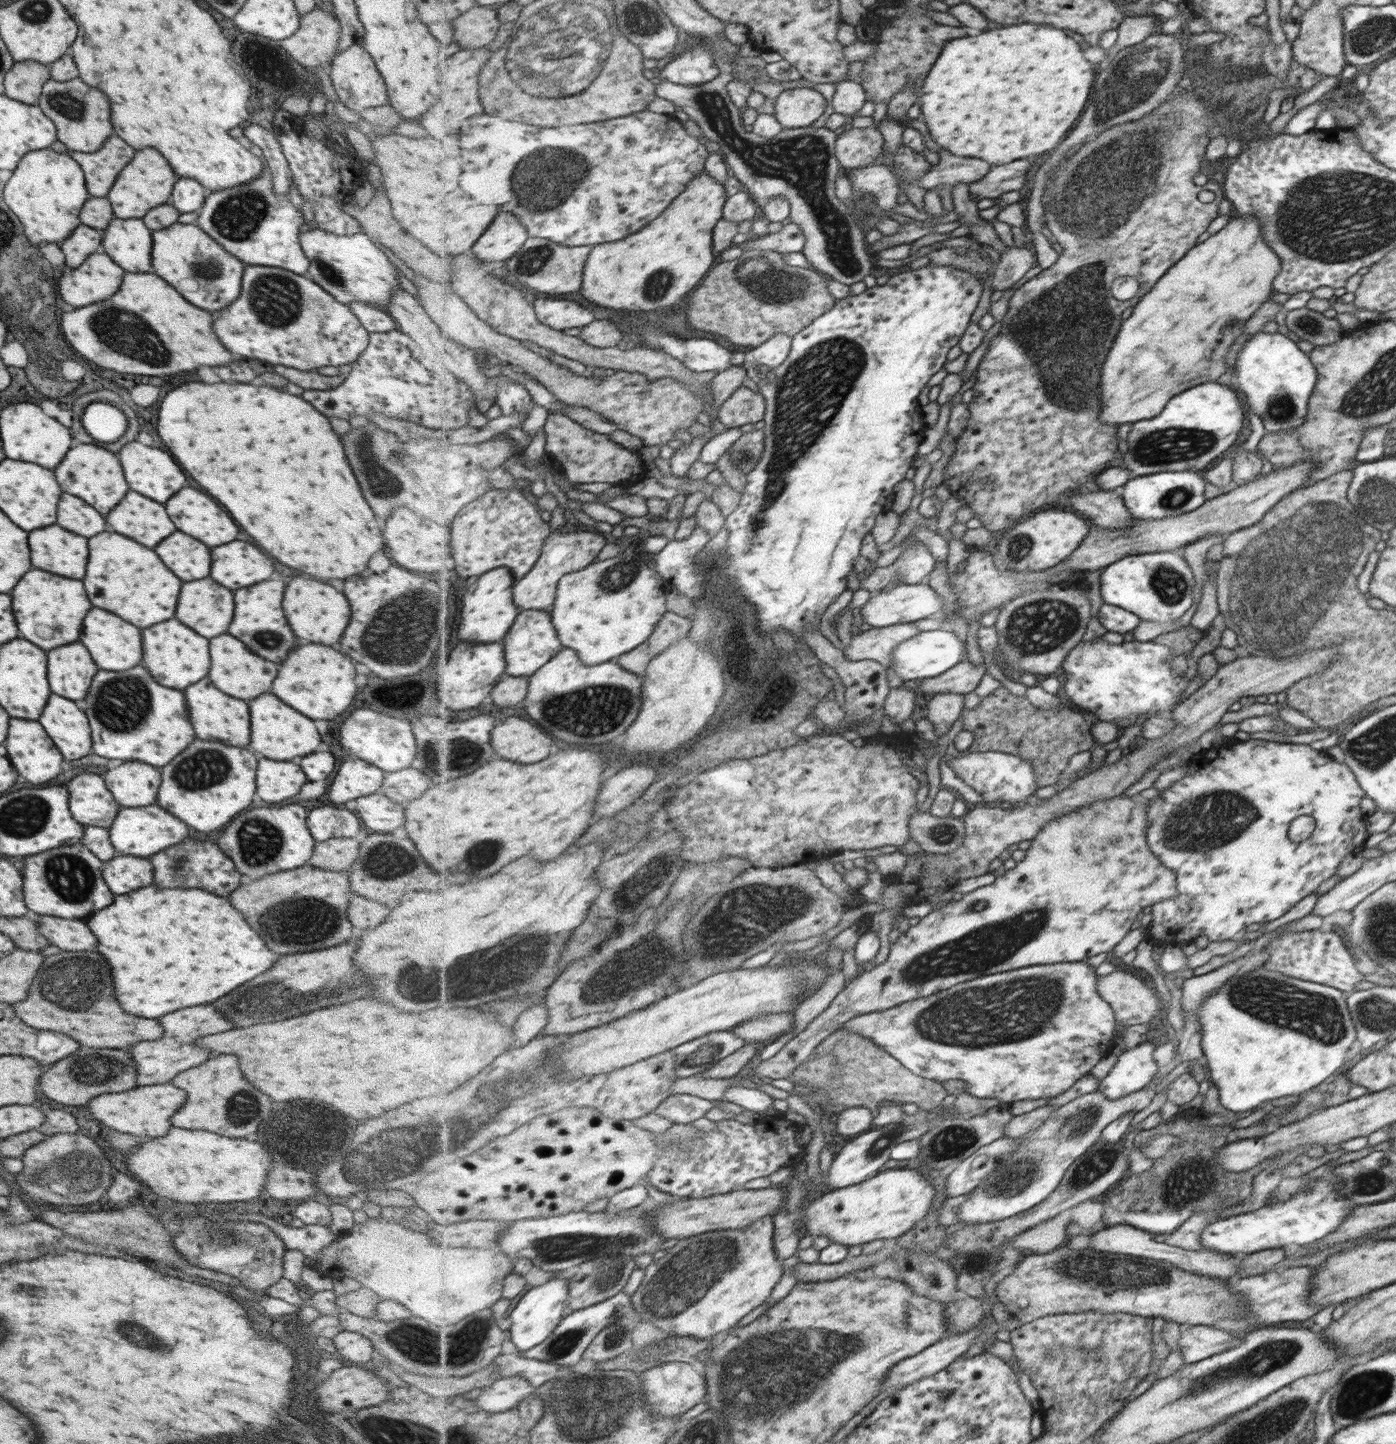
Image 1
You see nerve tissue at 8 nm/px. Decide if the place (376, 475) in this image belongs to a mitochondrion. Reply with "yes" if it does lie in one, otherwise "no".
yes

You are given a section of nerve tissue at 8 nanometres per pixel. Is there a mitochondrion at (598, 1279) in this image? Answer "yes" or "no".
yes

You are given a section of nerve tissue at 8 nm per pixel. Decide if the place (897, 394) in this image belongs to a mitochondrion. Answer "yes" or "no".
no

